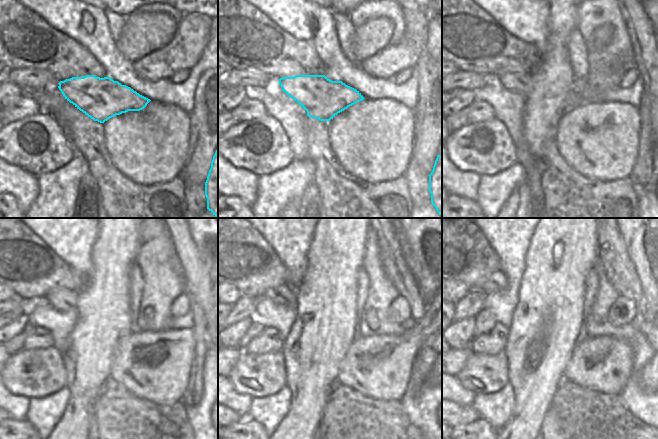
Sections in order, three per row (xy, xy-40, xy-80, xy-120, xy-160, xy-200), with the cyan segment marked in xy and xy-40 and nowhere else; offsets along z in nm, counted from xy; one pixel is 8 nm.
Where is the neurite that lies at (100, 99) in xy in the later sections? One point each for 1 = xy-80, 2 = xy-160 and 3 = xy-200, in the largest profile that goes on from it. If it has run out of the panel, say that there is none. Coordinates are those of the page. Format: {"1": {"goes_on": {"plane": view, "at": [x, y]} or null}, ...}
{"1": {"goes_on": {"plane": "xy-80", "at": [518, 82]}}, "2": {"goes_on": {"plane": "xy-160", "at": [286, 295]}}, "3": {"goes_on": {"plane": "xy-200", "at": [497, 281]}}}

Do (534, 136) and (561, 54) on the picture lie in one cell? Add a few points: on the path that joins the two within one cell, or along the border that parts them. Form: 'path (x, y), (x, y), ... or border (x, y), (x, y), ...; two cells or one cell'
path (541, 116), (544, 105), (552, 94), (555, 74); one cell

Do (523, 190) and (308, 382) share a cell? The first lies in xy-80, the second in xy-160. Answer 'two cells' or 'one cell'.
one cell

